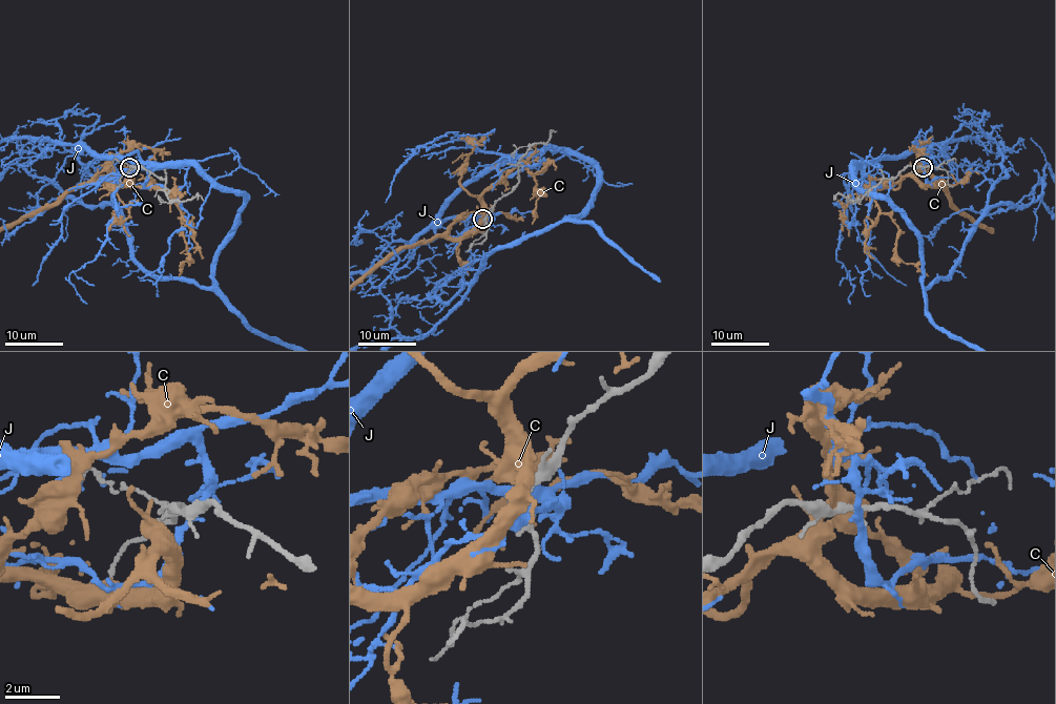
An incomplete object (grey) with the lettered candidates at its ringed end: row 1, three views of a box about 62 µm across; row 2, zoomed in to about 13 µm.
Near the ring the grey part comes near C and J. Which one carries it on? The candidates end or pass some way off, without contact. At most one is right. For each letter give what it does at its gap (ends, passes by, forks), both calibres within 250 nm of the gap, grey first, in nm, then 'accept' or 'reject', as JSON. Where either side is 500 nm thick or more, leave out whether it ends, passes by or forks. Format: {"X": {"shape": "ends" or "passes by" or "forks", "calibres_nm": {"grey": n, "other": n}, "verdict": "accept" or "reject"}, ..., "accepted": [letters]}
{"C": {"shape": "passes by", "calibres_nm": {"grey": 200, "other": 240}, "verdict": "reject"}, "J": {"shape": "passes by", "calibres_nm": {"grey": 200, "other": 300}, "verdict": "reject"}, "accepted": []}

